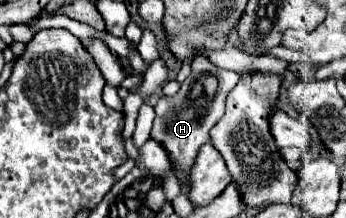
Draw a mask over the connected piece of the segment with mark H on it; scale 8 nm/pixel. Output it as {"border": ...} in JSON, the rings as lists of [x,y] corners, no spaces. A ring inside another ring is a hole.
{"border":[[[197,55],[195,61],[191,63],[191,77],[187,77],[187,81],[181,83],[181,89],[175,97],[161,97],[155,105],[155,121],[153,121],[153,131],[151,137],[155,137],[157,141],[163,141],[163,145],[167,145],[167,151],[175,157],[175,161],[179,161],[179,173],[183,173],[183,181],[185,181],[185,189],[183,193],[189,191],[189,167],[193,165],[193,159],[199,151],[199,147],[203,143],[209,141],[209,131],[211,127],[223,117],[225,113],[225,99],[229,95],[229,91],[239,83],[239,75],[235,71],[227,71],[221,69],[217,65],[213,65],[207,57]],[[201,75],[215,75],[219,85],[215,93],[205,93],[205,87],[201,85]]]}

